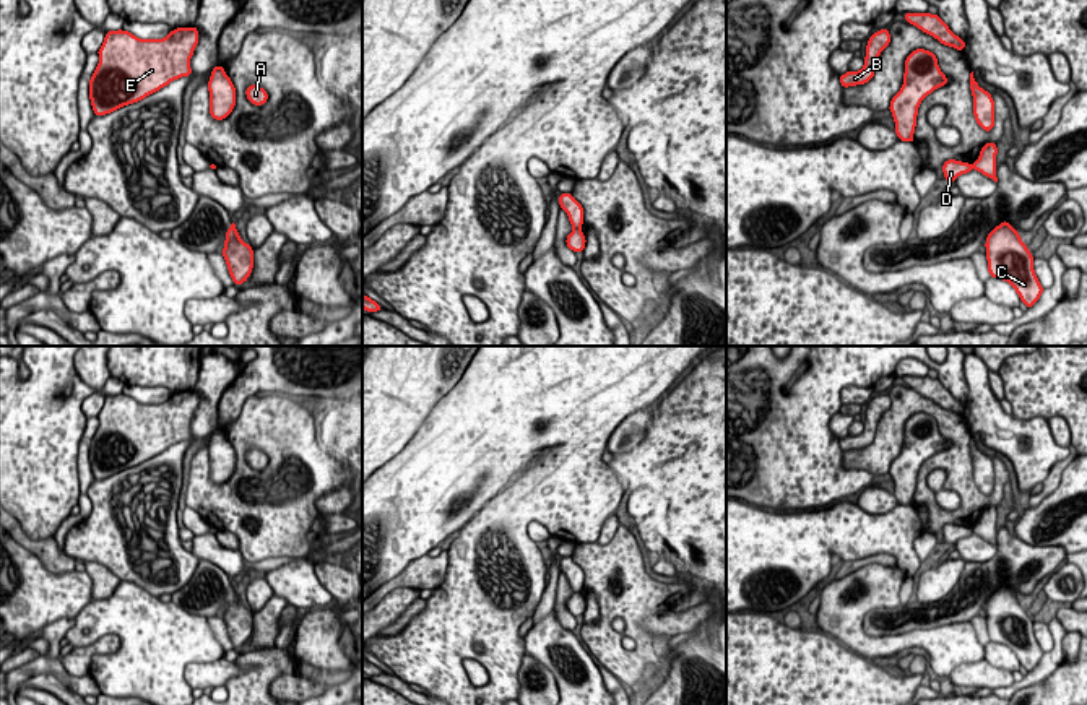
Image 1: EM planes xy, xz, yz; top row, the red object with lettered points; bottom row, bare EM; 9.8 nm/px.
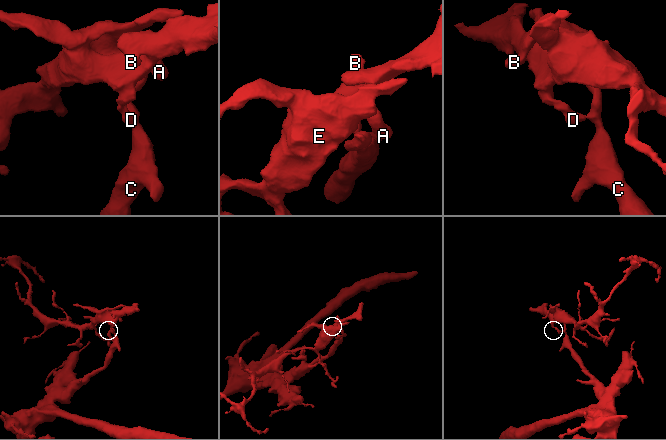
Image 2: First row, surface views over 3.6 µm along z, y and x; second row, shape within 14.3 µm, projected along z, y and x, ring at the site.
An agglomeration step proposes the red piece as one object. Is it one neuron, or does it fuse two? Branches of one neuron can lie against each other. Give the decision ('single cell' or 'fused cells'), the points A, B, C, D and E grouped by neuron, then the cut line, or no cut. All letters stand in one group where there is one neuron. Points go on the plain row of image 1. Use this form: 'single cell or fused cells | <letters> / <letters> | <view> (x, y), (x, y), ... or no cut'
fused cells | A B D E / C | xz (574, 592), (579, 593)

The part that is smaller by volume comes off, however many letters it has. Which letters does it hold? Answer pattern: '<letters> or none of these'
A, B, D, E

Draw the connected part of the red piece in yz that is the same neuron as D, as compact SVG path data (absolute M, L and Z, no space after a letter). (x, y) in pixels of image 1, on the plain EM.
M947 523L942 528L942 536L947 544L947 547L954 547L954 544L962 539L970 536L973 531L968 526L955 525L955 523Z

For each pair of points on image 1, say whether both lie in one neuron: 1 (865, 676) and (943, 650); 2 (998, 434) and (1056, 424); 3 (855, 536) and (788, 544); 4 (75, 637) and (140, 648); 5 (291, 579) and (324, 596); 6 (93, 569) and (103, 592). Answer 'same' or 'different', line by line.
1: different
2: different
3: same
4: same
5: same
6: same

